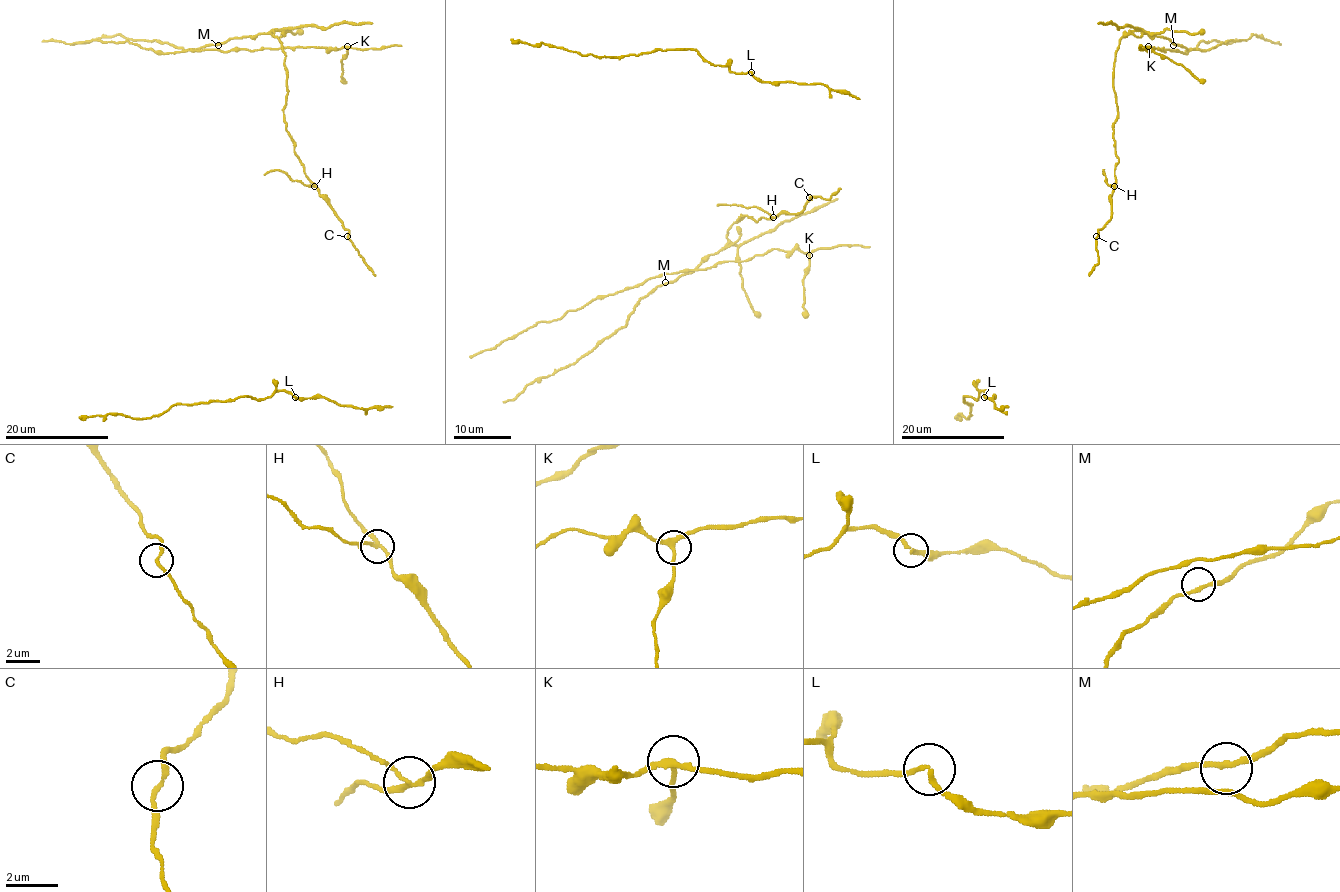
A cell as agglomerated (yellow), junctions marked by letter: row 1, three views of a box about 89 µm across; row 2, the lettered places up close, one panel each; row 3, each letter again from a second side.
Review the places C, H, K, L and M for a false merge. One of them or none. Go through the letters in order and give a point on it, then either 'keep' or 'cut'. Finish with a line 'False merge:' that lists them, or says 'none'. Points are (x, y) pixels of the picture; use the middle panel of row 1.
C: (809, 197) | keep
H: (773, 217) | cut
K: (809, 255) | keep
L: (751, 72) | keep
M: (665, 282) | keep
False merge: H

